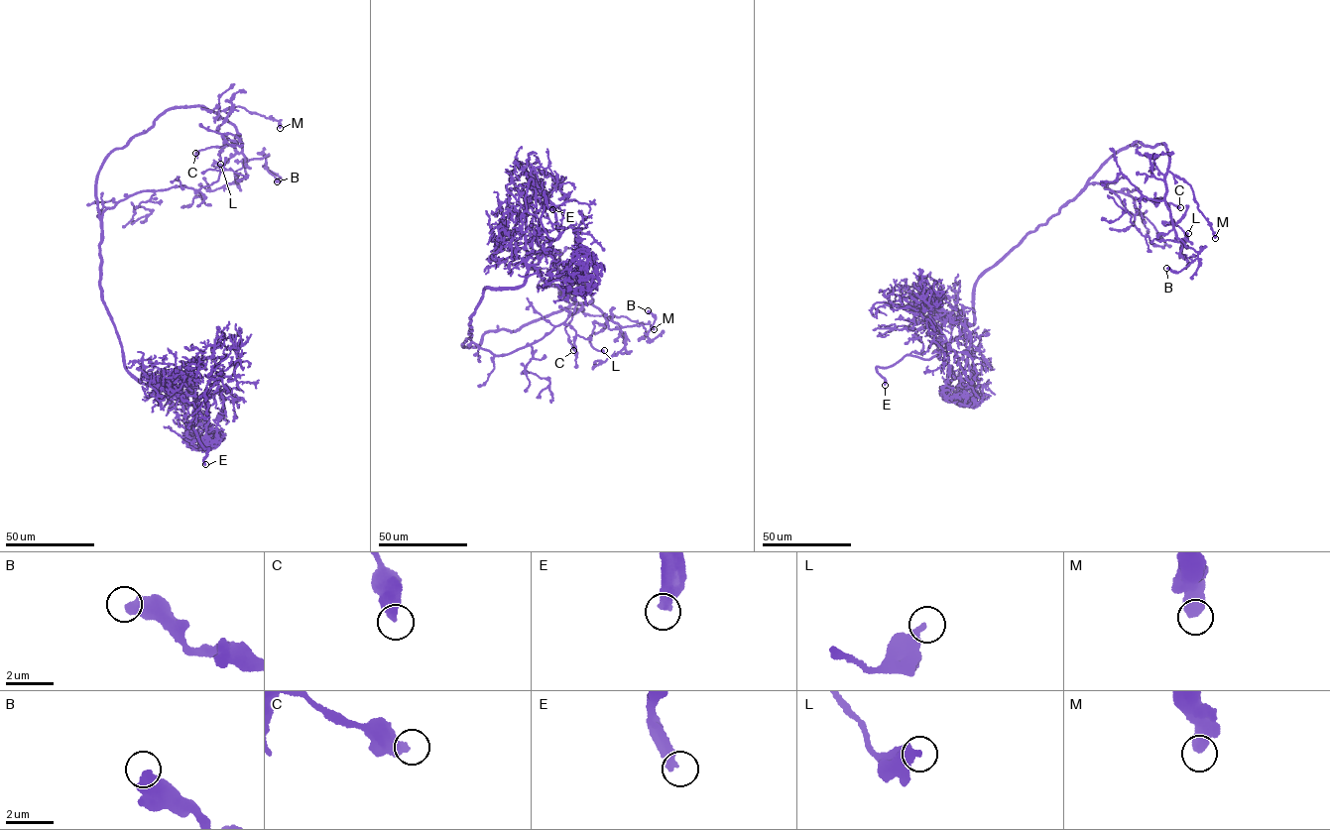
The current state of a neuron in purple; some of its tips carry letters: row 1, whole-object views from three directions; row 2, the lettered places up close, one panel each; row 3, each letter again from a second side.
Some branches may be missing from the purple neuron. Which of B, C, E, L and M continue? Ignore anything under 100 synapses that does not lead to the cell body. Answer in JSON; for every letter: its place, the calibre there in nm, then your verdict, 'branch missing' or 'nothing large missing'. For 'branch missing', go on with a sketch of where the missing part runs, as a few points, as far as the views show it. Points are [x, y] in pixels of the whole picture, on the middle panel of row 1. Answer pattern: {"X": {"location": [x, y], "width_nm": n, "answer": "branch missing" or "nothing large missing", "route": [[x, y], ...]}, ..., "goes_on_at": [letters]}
{"B": {"location": [648, 310], "width_nm": 550, "answer": "nothing large missing"}, "C": {"location": [573, 350], "width_nm": 440, "answer": "nothing large missing"}, "E": {"location": [552, 209], "width_nm": 400, "answer": "branch missing", "route": [[552, 209], [577, 210]]}, "L": {"location": [604, 350], "width_nm": 340, "answer": "nothing large missing"}, "M": {"location": [654, 329], "width_nm": 550, "answer": "nothing large missing"}, "goes_on_at": ["E"]}

